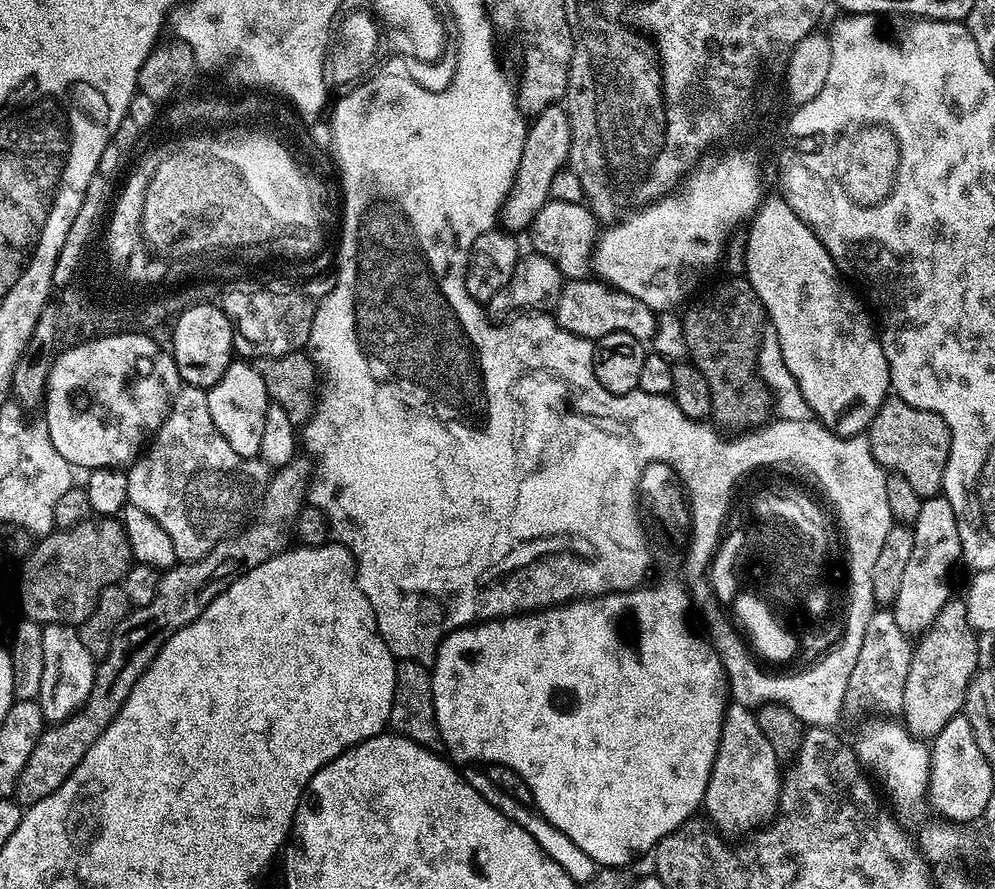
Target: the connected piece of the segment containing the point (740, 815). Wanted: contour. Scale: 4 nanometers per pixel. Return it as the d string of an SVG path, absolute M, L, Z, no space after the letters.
M732 702L724 709L724 725L716 751L716 761L706 786L703 811L721 833L755 833L775 817L780 807L782 764L777 760L766 734L756 721L756 713L747 704Z

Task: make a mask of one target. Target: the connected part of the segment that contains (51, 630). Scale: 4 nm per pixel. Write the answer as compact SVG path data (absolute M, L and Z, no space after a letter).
M46 624L42 627L42 686L38 703L45 721L59 722L81 708L96 681L97 661L82 646L79 631L71 624Z

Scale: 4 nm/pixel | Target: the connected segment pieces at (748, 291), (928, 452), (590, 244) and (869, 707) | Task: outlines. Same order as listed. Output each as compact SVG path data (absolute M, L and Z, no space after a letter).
M747 278L739 279L724 280L705 296L697 295L682 312L682 335L687 359L704 375L706 386L710 386L711 423L728 434L743 434L761 427L769 419L768 411L774 399L768 385L758 375L758 349L766 313L754 286L750 286Z
M892 394L884 401L878 414L874 414L866 435L874 458L883 466L885 473L906 478L922 498L937 495L943 489L952 435L938 414L918 410L918 406L910 406L910 402Z
M549 200L538 210L530 229L531 247L541 252L554 266L558 266L560 275L568 280L585 279L594 268L594 249L598 239L598 221L591 208L574 202Z
M877 610L872 613L866 626L866 638L862 638L862 650L858 650L858 662L854 662L854 674L850 674L850 682L846 690L845 705L850 706L850 712L856 716L864 716L867 712L885 712L885 717L899 713L902 709L902 694L906 690L906 674L910 670L910 658L913 645L909 637L900 629L898 622L892 617L891 611Z

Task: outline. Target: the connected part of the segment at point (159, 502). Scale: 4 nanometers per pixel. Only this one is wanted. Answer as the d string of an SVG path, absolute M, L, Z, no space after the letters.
M184 384L172 399L172 408L162 426L142 454L133 459L127 474L128 503L138 506L138 510L146 510L146 514L170 534L177 561L187 562L210 554L210 550L241 523L240 515L263 497L270 468L259 458L234 454L230 442L218 434L218 426L214 426L214 418L210 418L207 391Z

